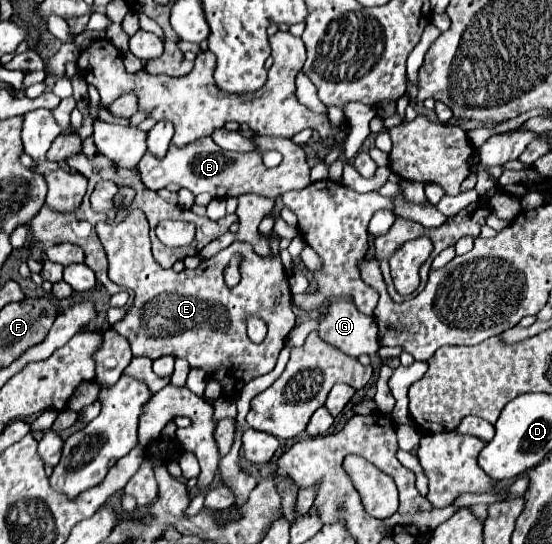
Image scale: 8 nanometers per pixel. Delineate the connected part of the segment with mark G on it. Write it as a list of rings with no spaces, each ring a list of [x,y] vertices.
[[[341,299],[329,303],[325,315],[319,319],[317,333],[323,341],[351,357],[363,353],[375,355],[379,351],[375,319],[361,313],[353,301]]]

